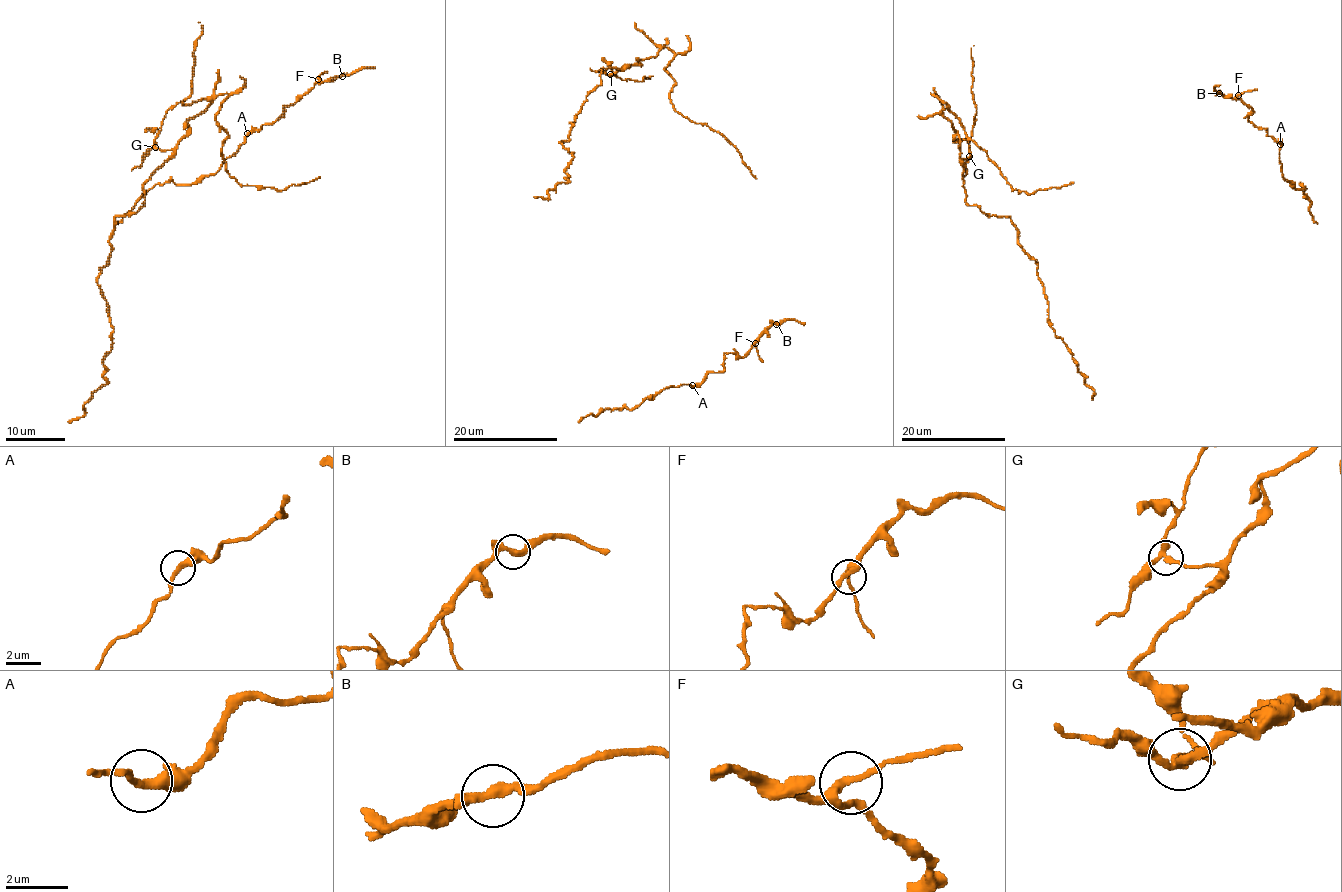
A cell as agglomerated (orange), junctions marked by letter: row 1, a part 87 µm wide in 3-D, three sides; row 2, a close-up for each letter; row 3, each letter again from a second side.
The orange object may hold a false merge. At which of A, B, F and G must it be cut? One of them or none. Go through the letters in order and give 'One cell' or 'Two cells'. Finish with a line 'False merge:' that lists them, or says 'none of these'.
A: One cell
B: One cell
F: One cell
G: Two cells
False merge: G

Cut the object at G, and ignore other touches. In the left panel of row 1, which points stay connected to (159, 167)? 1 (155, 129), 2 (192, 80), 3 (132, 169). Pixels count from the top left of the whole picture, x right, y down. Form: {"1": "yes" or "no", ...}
{"1": "no", "2": "no", "3": "no"}

